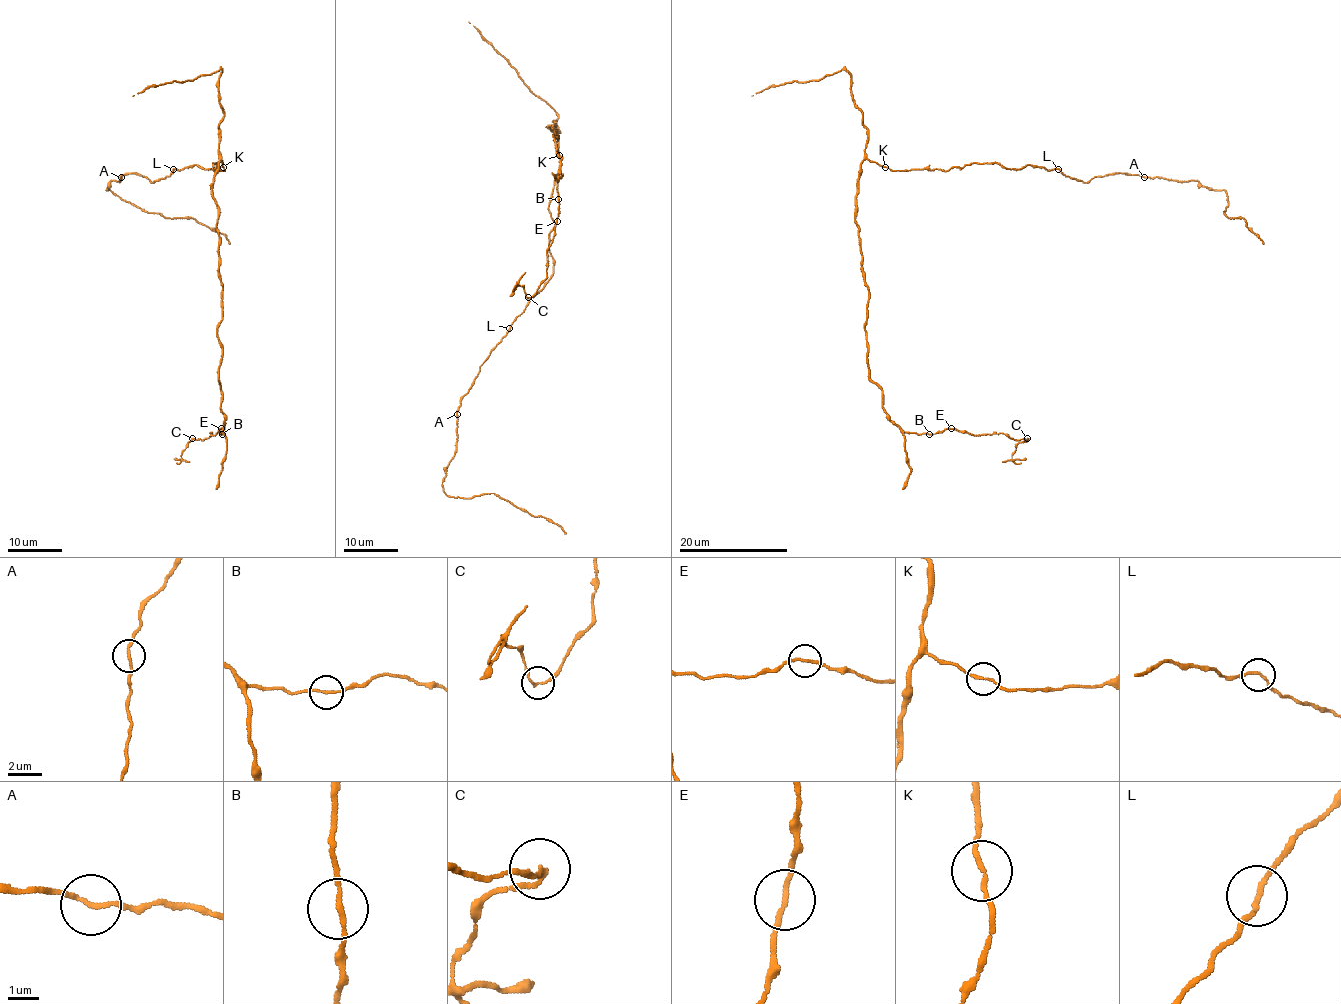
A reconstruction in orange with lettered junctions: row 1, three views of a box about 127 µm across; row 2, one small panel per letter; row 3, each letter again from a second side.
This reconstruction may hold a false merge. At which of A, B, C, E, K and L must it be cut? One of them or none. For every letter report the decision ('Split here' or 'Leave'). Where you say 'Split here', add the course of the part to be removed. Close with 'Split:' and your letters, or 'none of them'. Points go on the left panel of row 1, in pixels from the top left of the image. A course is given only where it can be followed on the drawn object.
A: Leave
B: Leave
C: Split here. Course of the part to remove: (192, 438), (181, 458), (173, 458)
E: Leave
K: Leave
L: Leave
Split: C

